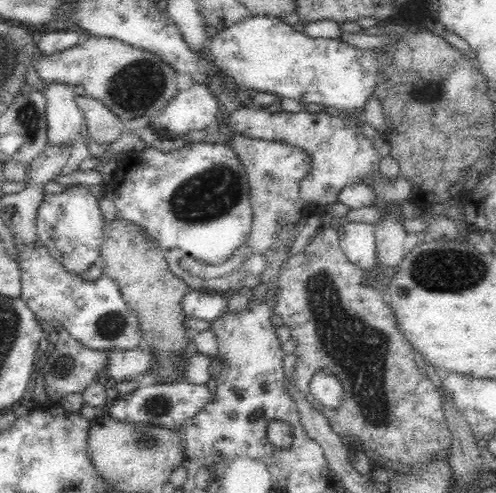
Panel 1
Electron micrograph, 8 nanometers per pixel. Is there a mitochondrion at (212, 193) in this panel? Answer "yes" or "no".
yes

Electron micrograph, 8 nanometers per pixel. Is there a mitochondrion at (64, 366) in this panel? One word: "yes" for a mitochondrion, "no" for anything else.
yes

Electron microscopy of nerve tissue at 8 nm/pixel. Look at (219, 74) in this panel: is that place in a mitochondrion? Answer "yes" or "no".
no

